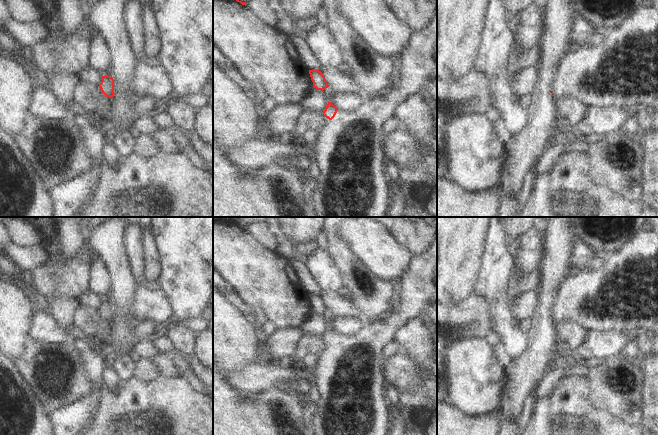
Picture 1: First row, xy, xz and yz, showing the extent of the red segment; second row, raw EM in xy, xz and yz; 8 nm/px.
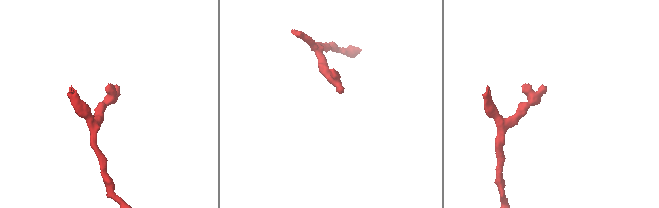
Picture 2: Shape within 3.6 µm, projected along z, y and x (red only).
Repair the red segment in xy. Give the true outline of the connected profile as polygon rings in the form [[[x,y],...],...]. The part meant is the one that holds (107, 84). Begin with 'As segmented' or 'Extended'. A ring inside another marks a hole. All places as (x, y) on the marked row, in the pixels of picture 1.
Extended. [[[110,73],[102,76],[102,81],[99,84],[99,87],[102,93],[109,98],[113,98],[119,91],[119,83],[112,78]]]

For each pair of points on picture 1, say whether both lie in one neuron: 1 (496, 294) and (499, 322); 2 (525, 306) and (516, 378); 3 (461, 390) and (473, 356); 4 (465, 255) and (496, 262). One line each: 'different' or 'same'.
1: same
2: different
3: same
4: different

